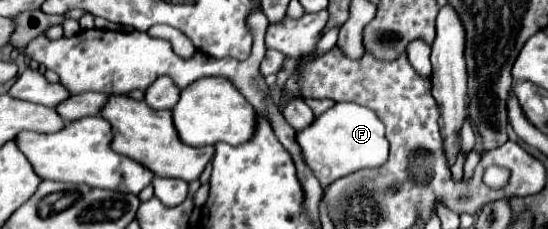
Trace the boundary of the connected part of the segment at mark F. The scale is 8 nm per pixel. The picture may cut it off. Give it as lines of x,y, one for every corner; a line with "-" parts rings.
336,102
330,110
316,116
314,124
306,126
304,132
296,132
296,142
304,162
322,186
360,168
380,166
388,158
388,140
382,122
372,110
354,102

